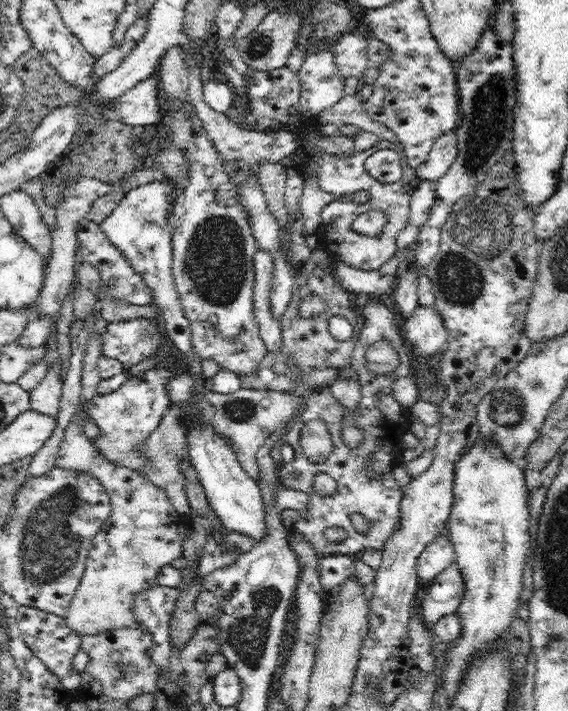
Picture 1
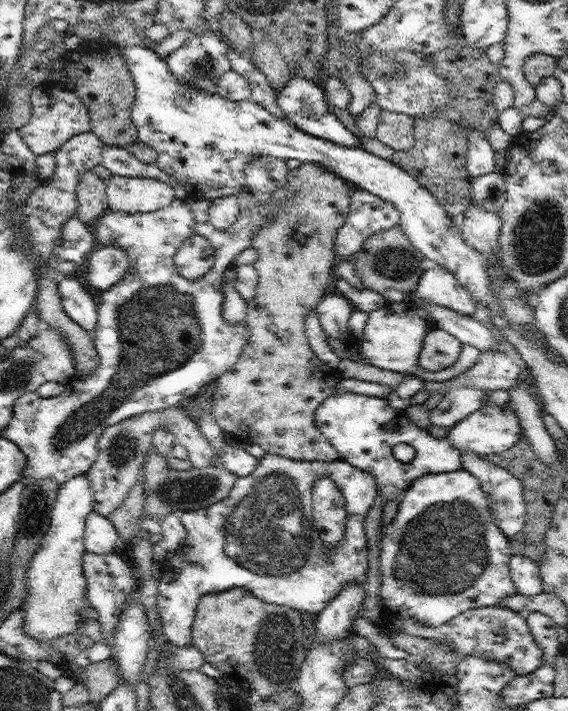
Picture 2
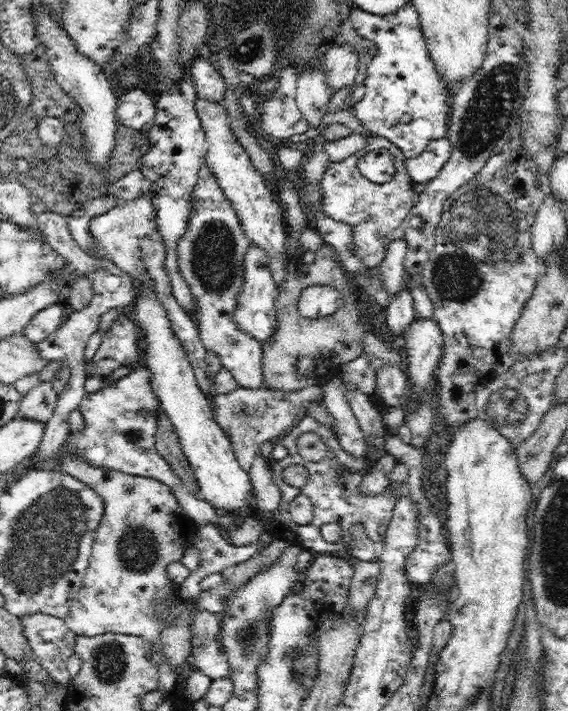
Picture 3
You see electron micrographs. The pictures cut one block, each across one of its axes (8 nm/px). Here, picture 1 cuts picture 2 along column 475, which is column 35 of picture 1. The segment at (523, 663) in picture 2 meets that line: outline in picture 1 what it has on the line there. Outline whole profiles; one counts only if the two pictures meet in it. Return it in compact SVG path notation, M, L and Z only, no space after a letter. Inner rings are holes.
M19 606L14 622L17 623L21 637L30 650L62 681L70 693L75 692L80 686L81 676L80 672L72 668L72 659L80 651L81 636L67 625L65 617L28 606Z

